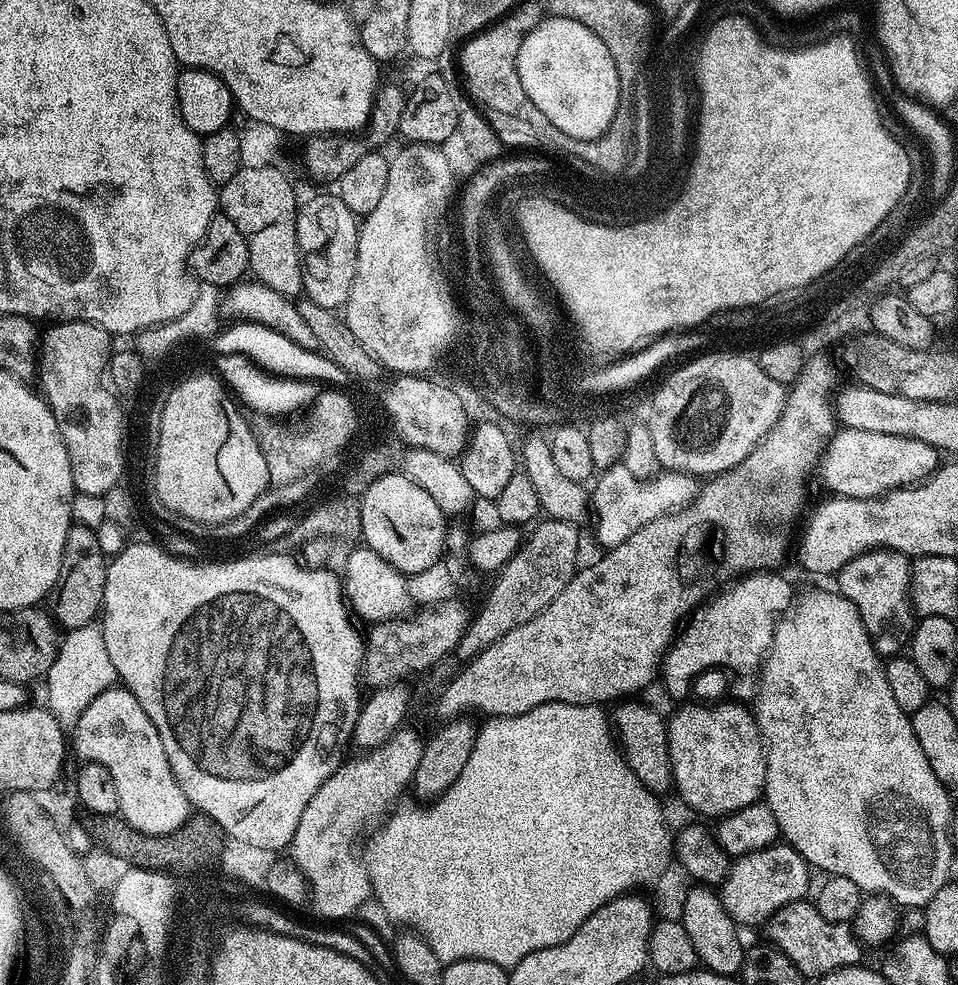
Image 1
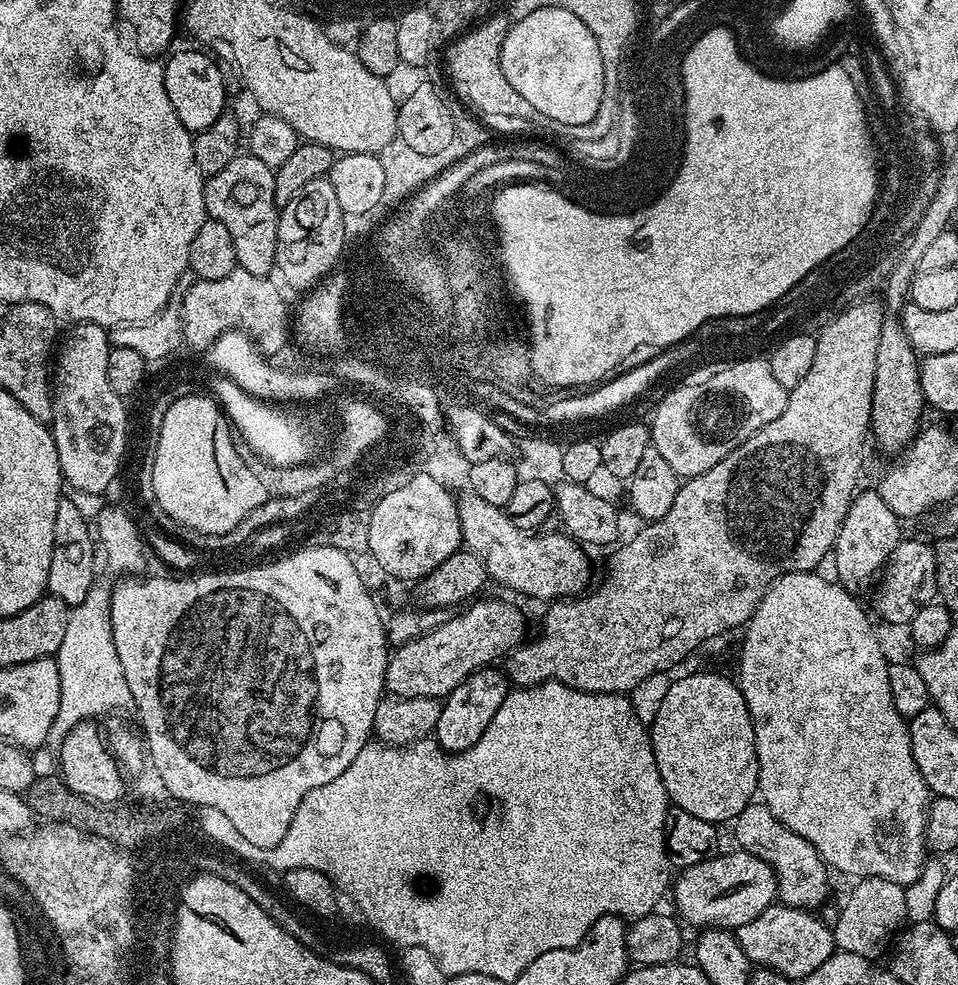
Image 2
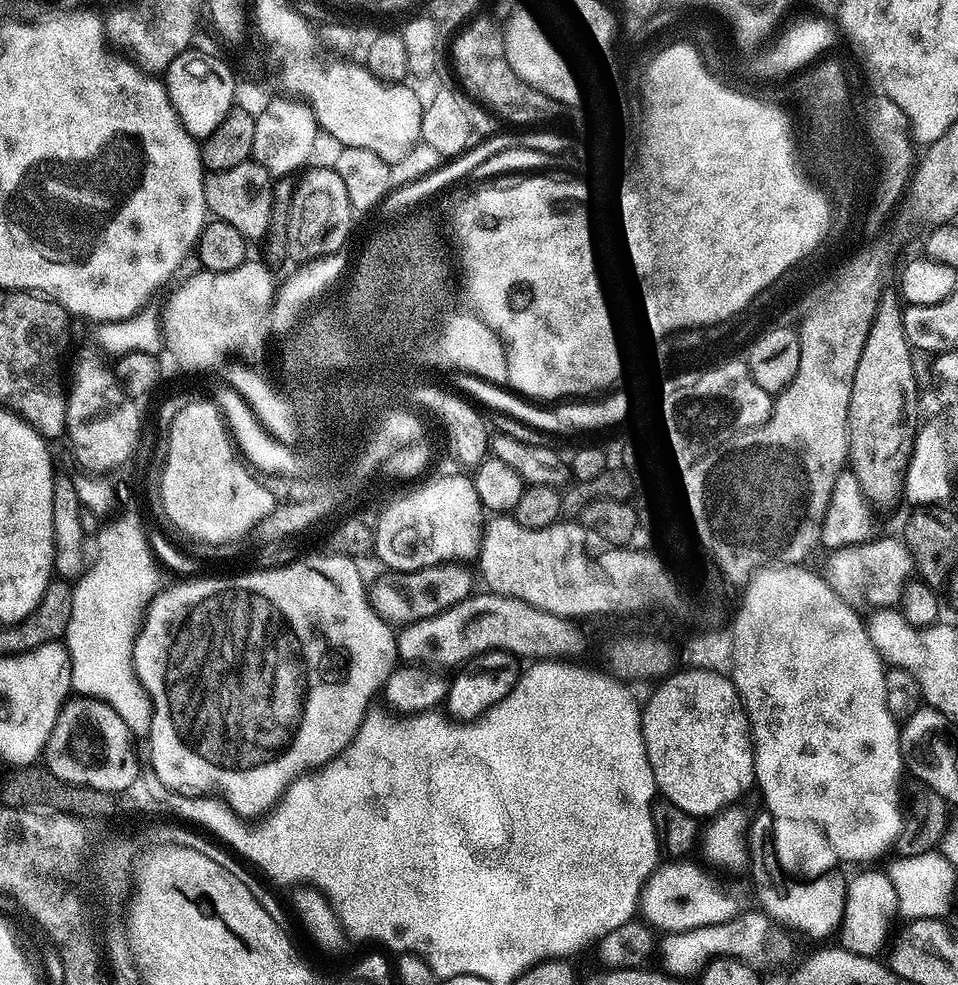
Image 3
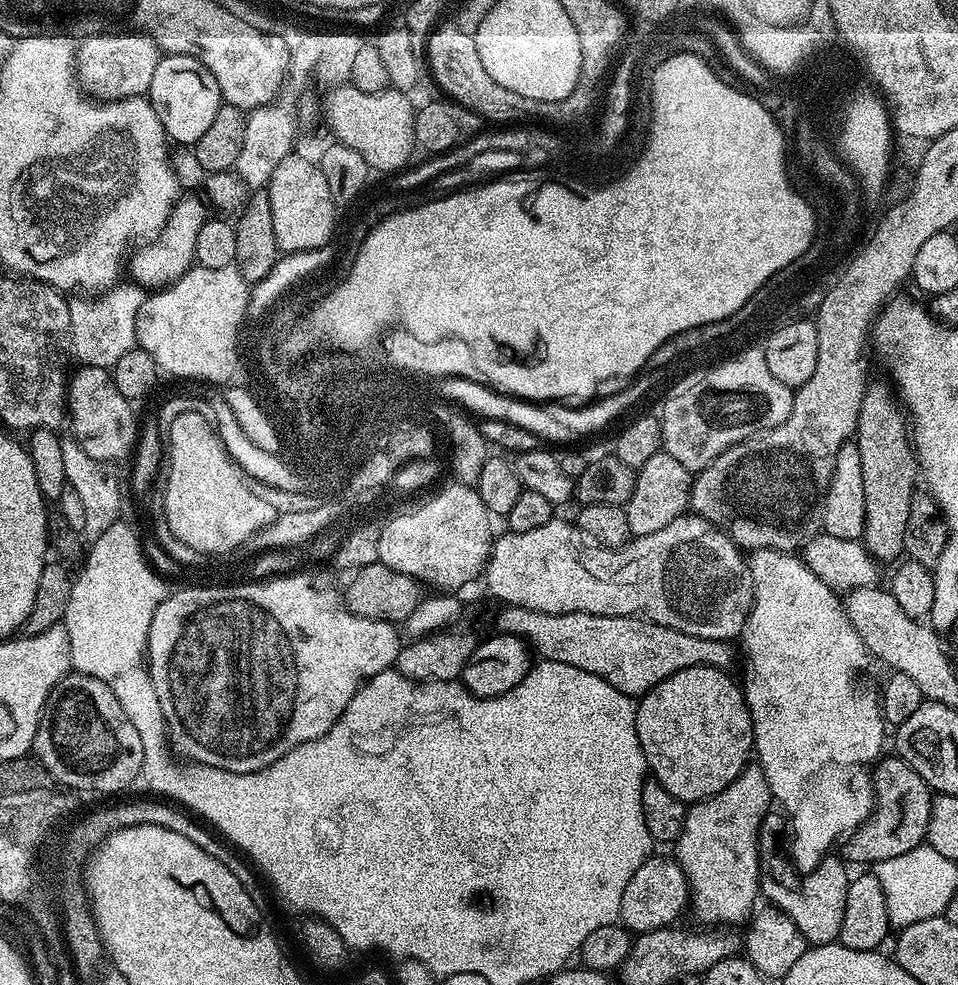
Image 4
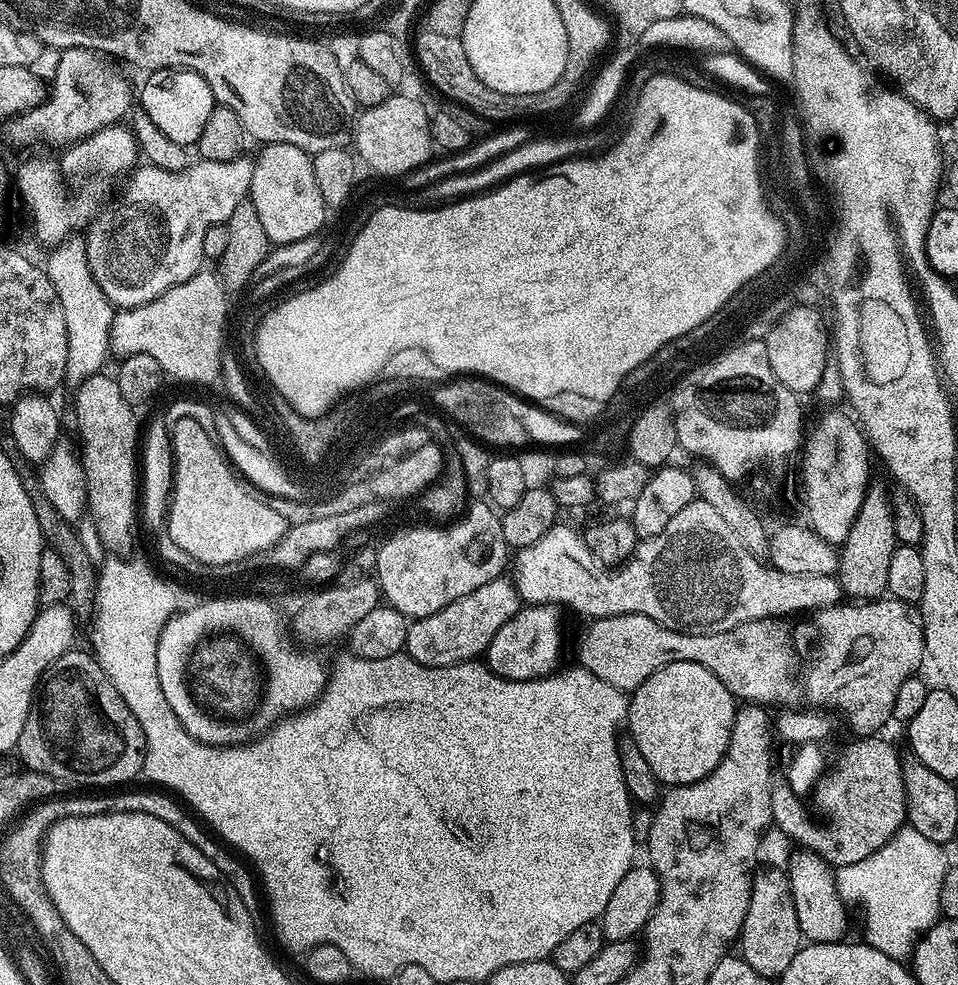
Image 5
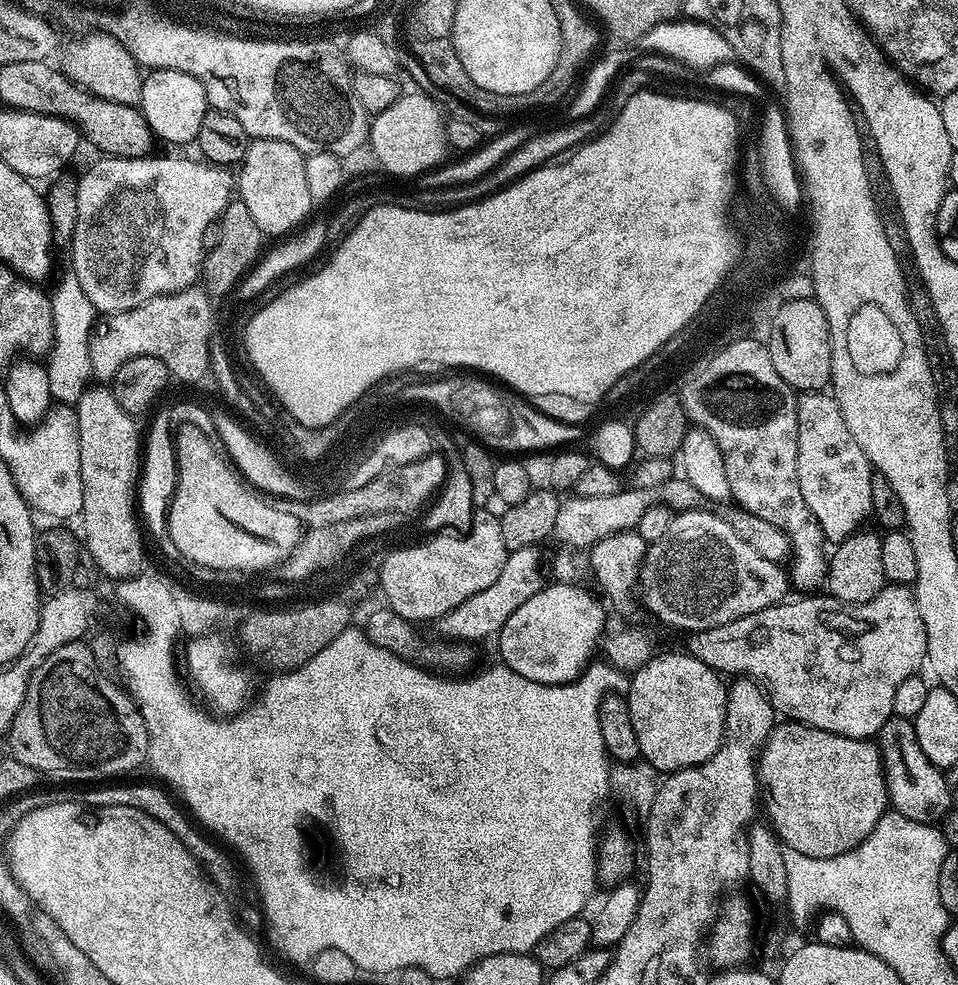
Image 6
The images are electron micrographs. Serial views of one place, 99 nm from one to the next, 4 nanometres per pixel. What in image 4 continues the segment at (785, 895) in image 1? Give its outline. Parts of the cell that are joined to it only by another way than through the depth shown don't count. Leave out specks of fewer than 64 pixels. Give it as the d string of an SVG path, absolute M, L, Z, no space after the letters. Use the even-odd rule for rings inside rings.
M653 854L634 870L634 878L622 890L619 923L633 934L666 928L677 923L680 911L690 900L690 881L684 876L675 859Z

